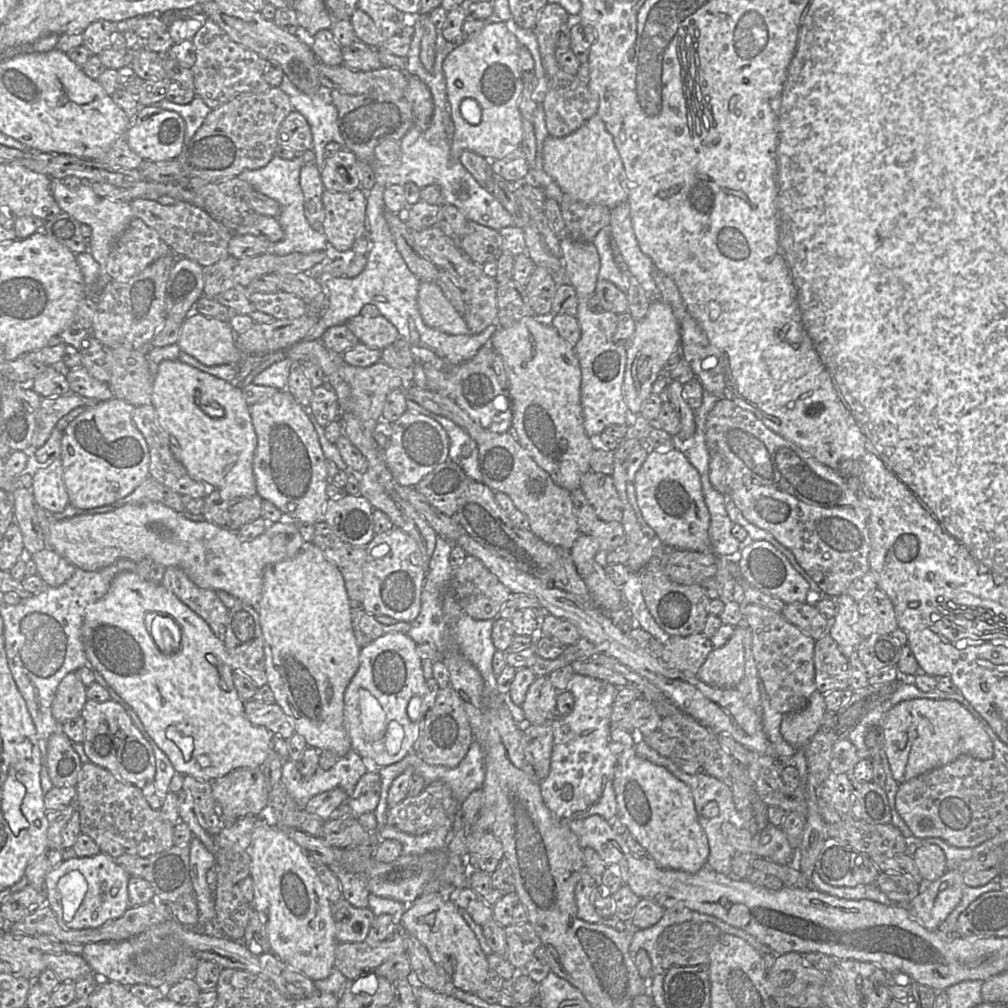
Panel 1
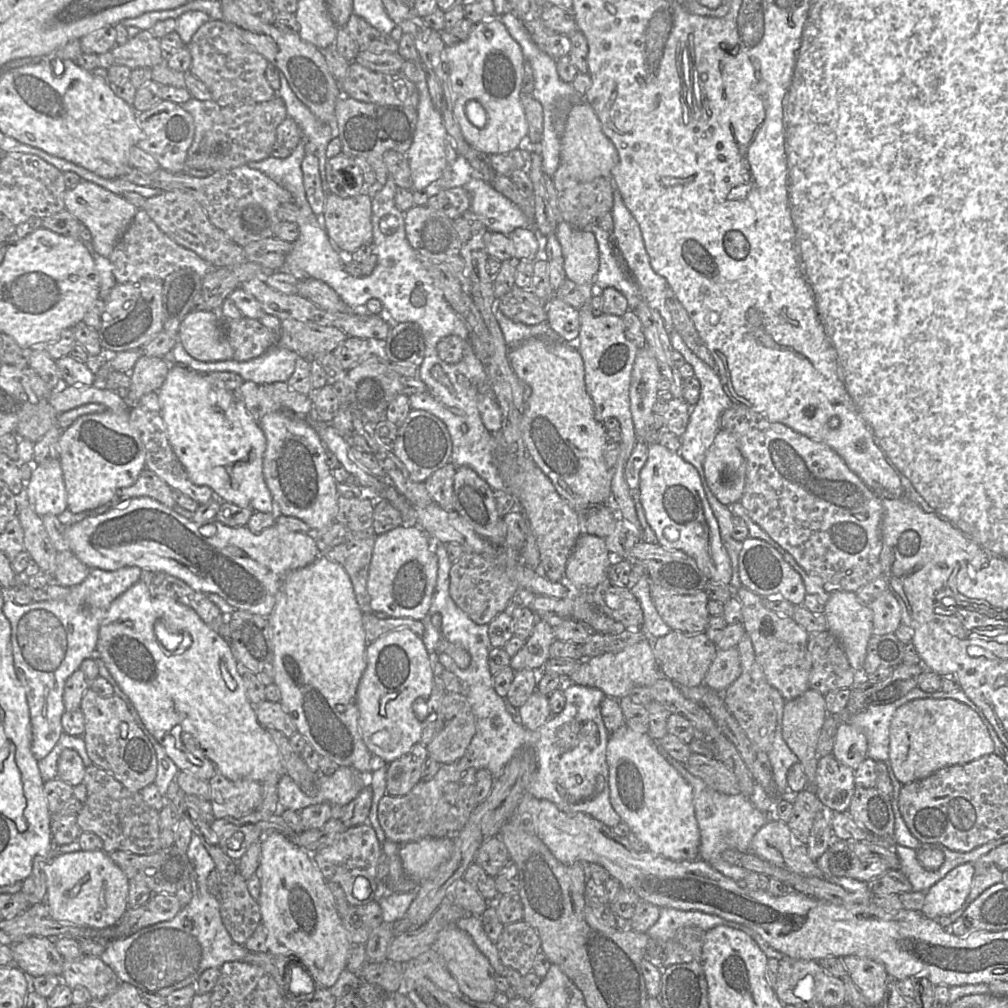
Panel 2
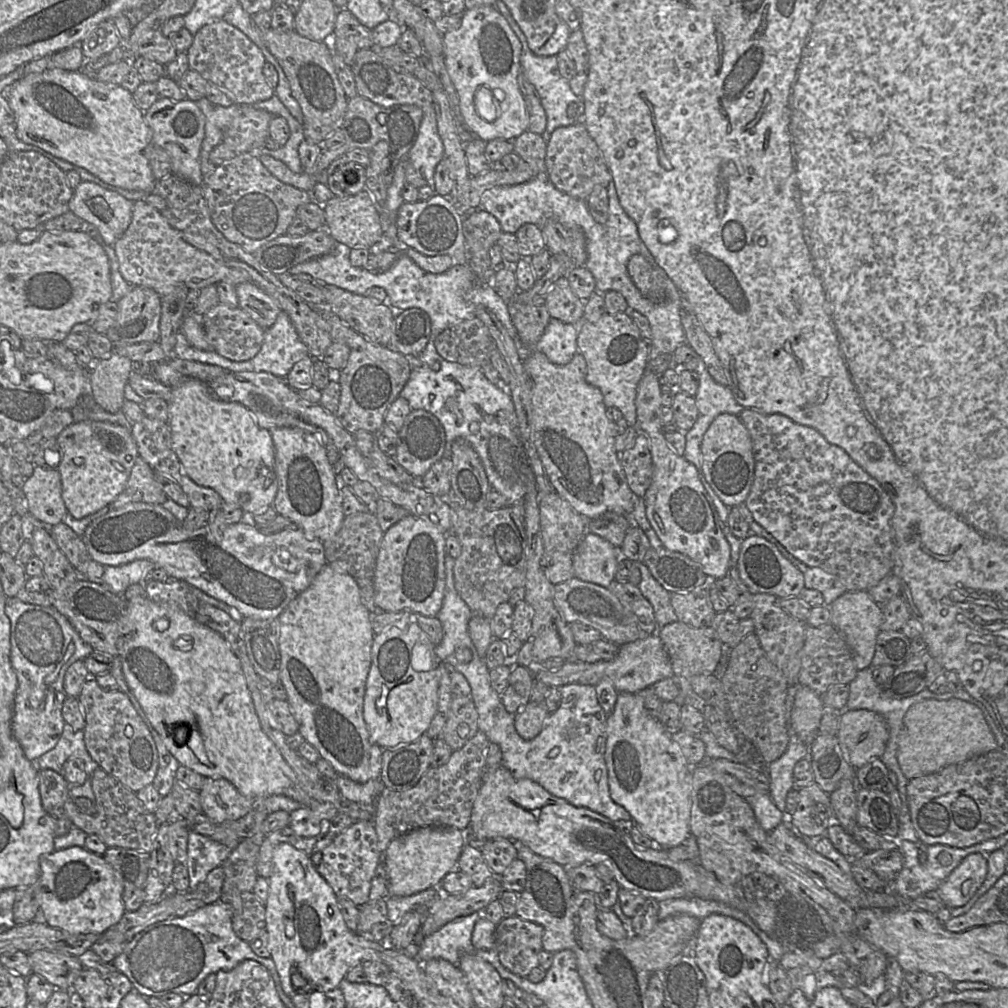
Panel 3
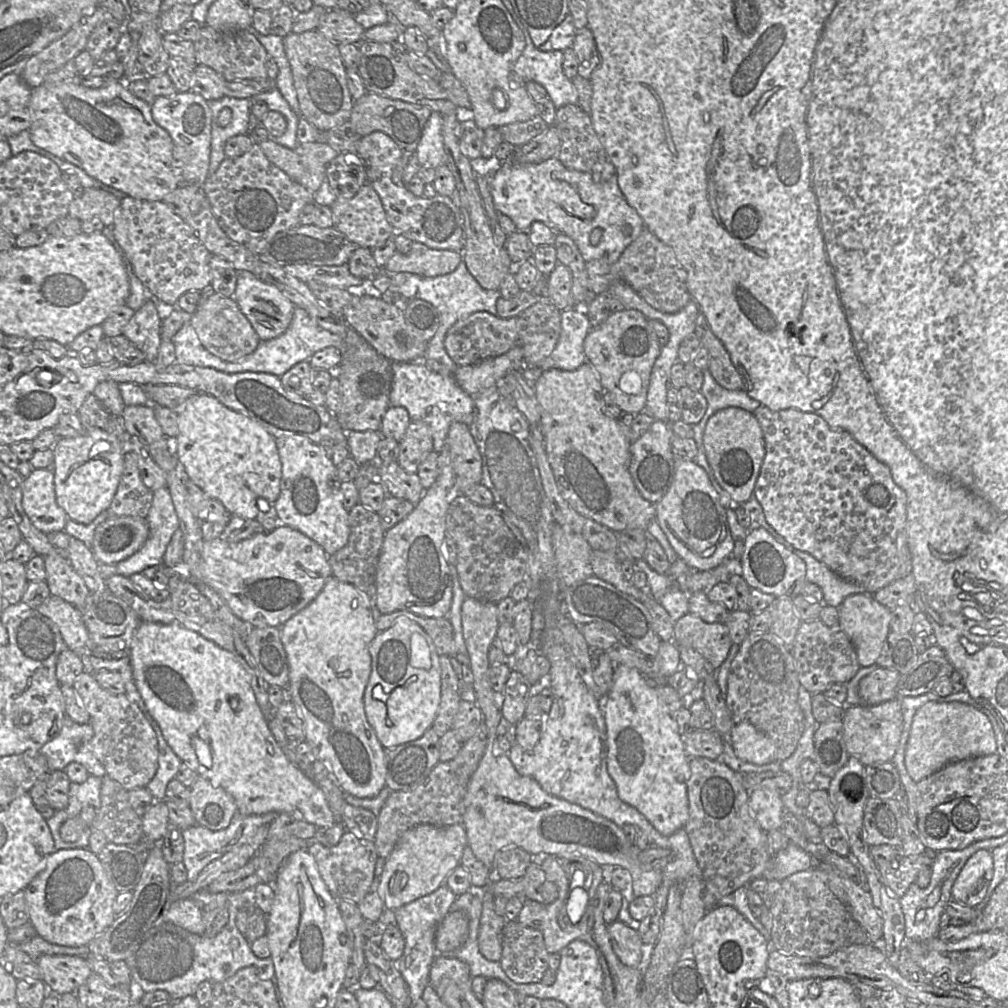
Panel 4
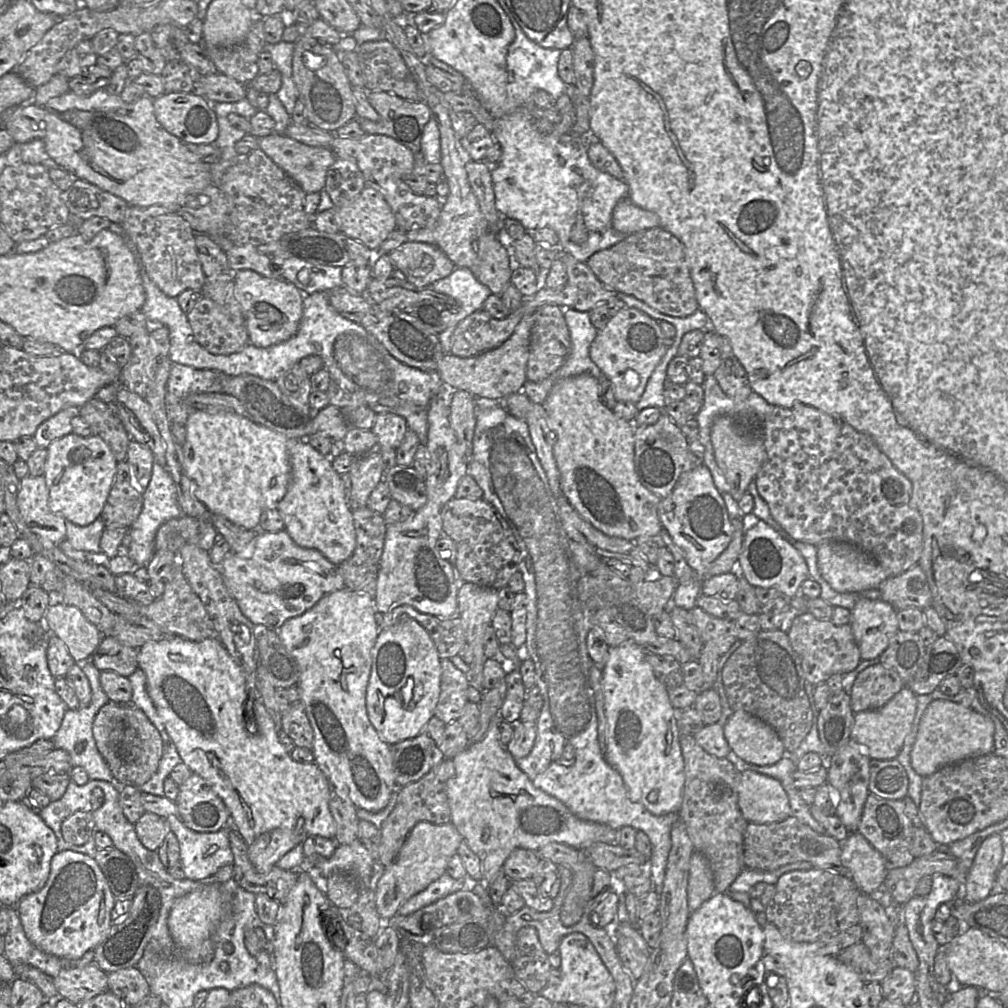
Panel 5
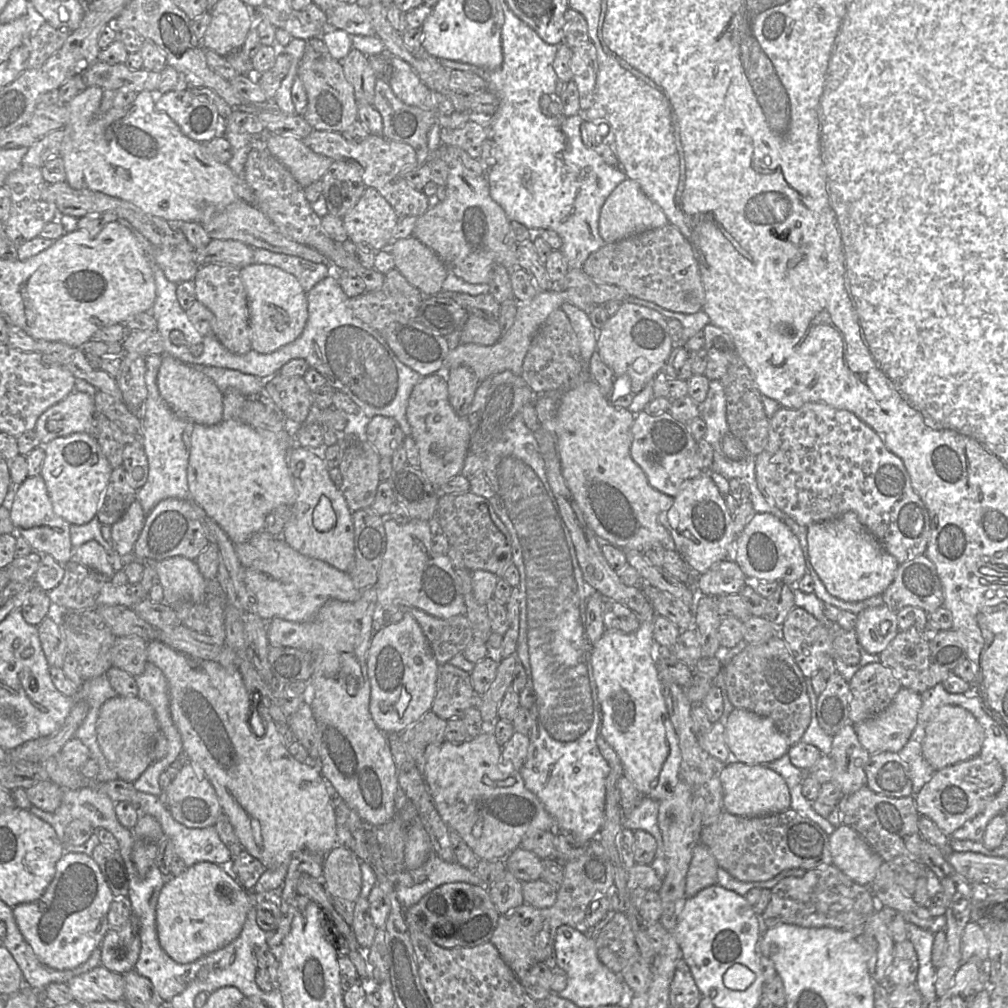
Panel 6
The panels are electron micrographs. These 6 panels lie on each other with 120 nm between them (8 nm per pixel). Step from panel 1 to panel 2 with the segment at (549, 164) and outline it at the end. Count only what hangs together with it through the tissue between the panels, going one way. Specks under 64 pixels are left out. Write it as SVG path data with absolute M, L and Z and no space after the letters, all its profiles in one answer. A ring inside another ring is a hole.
M586 101L574 104L567 115L565 130L560 140L560 164L578 181L590 182L600 177L611 177L618 162L618 153L611 140L604 134L600 120Z

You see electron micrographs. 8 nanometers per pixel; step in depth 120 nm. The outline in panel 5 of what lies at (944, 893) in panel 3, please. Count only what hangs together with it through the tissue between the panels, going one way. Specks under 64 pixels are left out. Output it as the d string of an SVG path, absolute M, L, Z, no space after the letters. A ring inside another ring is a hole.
M998 833L987 837L979 847L962 886L961 899L976 903L993 894L1003 855L1003 843Z

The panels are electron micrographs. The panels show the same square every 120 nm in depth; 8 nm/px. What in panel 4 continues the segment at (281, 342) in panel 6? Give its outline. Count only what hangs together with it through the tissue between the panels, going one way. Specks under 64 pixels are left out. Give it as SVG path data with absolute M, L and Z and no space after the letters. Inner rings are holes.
M238 271L233 299L251 323L261 342L283 334L291 323L295 309L295 305L277 287L263 282L248 271Z

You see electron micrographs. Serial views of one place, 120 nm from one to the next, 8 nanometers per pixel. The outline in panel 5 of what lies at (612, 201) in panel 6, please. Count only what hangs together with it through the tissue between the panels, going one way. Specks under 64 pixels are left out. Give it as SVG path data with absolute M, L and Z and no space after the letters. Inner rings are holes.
M629 196L621 199L612 212L612 226L615 230L628 235L659 227L659 216L636 205Z

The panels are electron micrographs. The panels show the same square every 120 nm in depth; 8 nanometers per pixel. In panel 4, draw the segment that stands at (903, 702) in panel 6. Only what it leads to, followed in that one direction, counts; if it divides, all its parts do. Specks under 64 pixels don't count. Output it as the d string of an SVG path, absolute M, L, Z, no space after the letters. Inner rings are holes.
M900 697L879 705L846 706L843 715L843 738L849 756L857 758L864 766L873 763L890 762L894 757L903 731L903 713Z

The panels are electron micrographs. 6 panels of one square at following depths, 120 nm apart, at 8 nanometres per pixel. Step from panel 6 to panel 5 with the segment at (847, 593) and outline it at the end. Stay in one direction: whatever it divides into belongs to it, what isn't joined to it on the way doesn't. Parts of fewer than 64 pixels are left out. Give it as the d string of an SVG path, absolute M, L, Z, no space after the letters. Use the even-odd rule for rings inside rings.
M824 542L817 546L817 565L822 577L839 593L879 588L888 579L885 570L868 554L845 542Z

